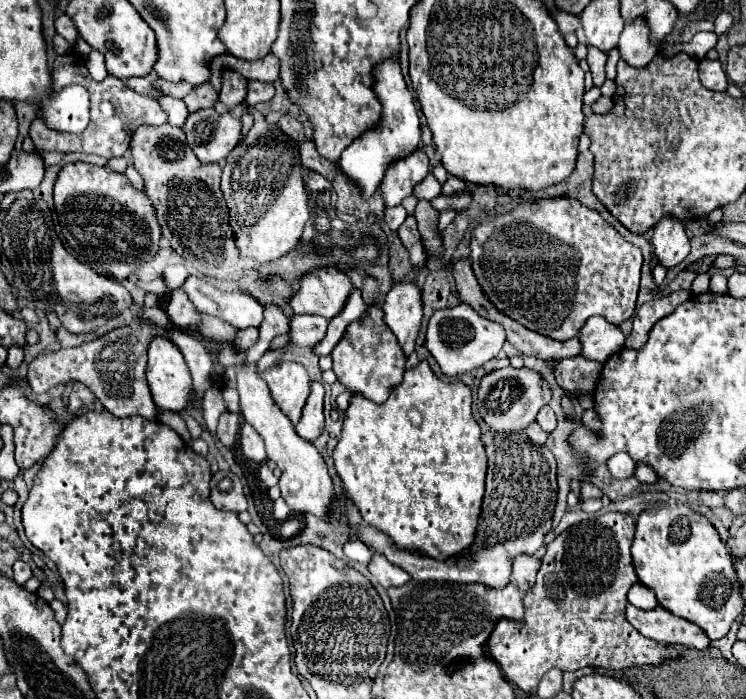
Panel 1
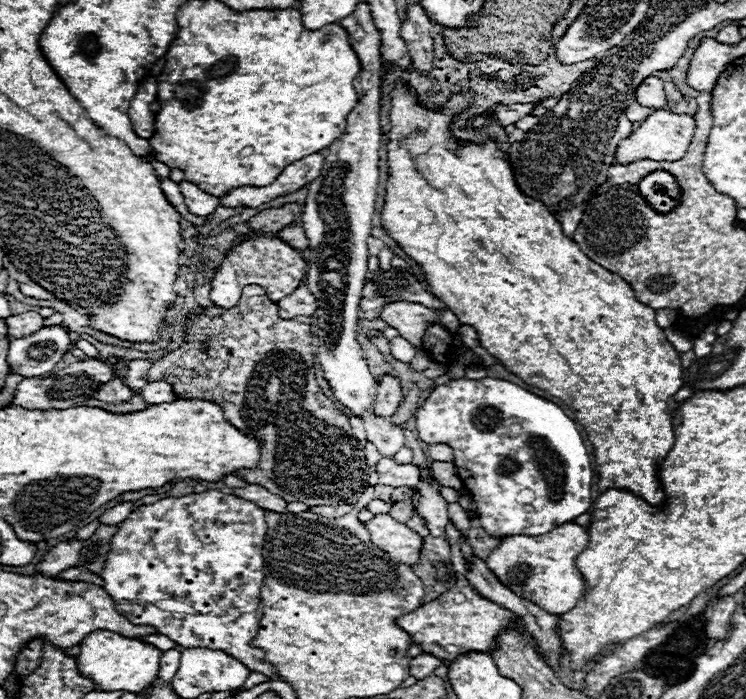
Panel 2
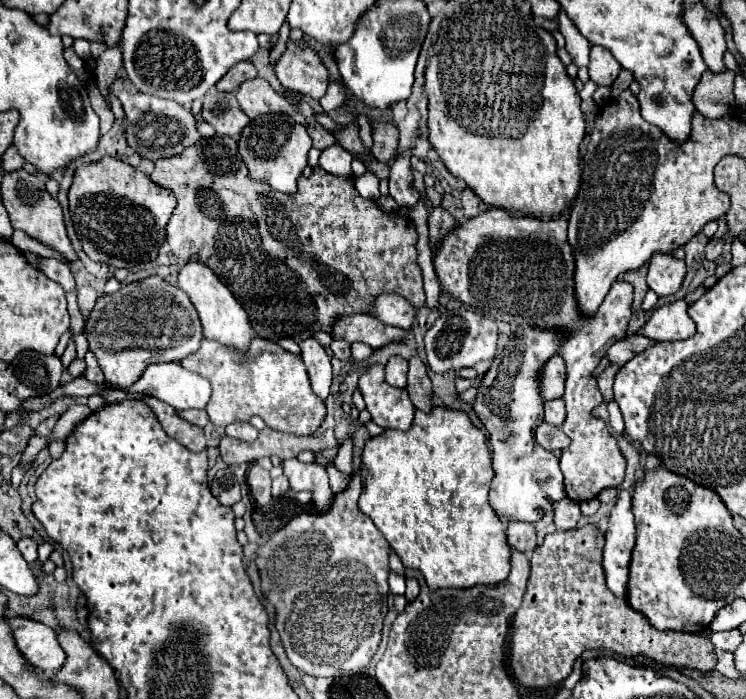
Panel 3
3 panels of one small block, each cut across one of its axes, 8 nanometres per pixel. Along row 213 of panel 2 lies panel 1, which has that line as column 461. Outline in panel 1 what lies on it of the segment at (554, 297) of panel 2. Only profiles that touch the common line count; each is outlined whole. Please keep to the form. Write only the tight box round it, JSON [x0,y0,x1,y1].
[334,360,486,560]

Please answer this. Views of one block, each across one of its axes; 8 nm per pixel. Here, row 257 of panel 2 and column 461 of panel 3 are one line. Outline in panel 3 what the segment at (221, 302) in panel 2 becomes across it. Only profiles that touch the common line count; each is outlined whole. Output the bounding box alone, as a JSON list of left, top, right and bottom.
[434,208,634,502]

